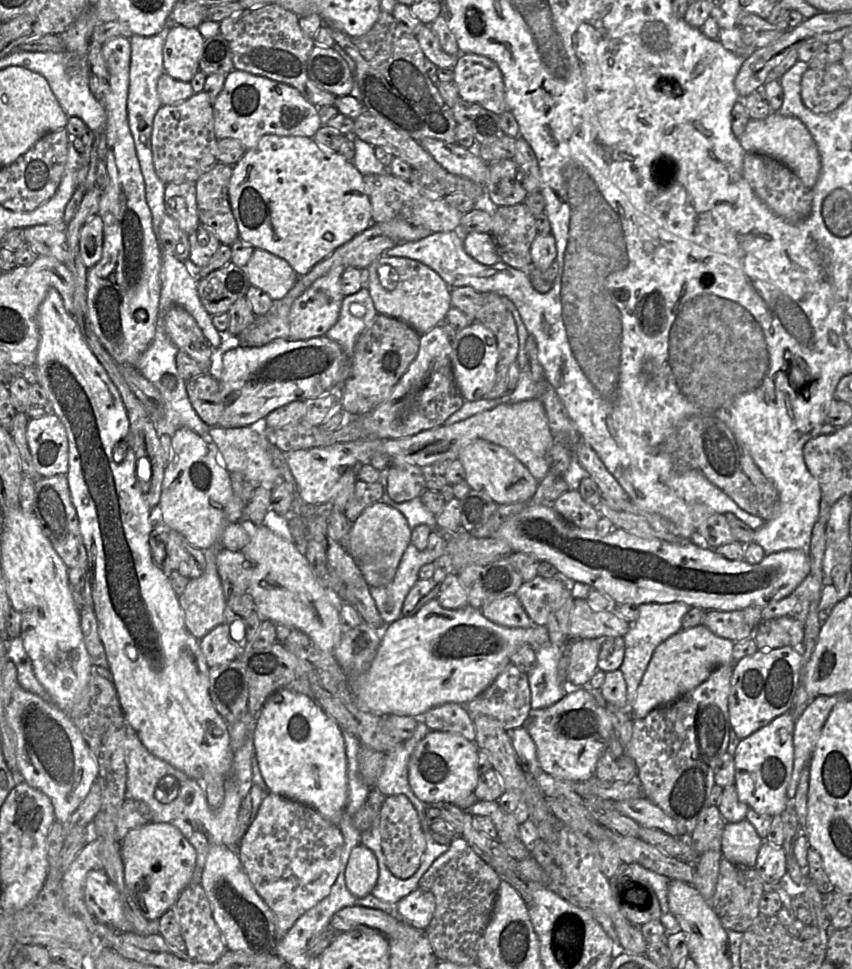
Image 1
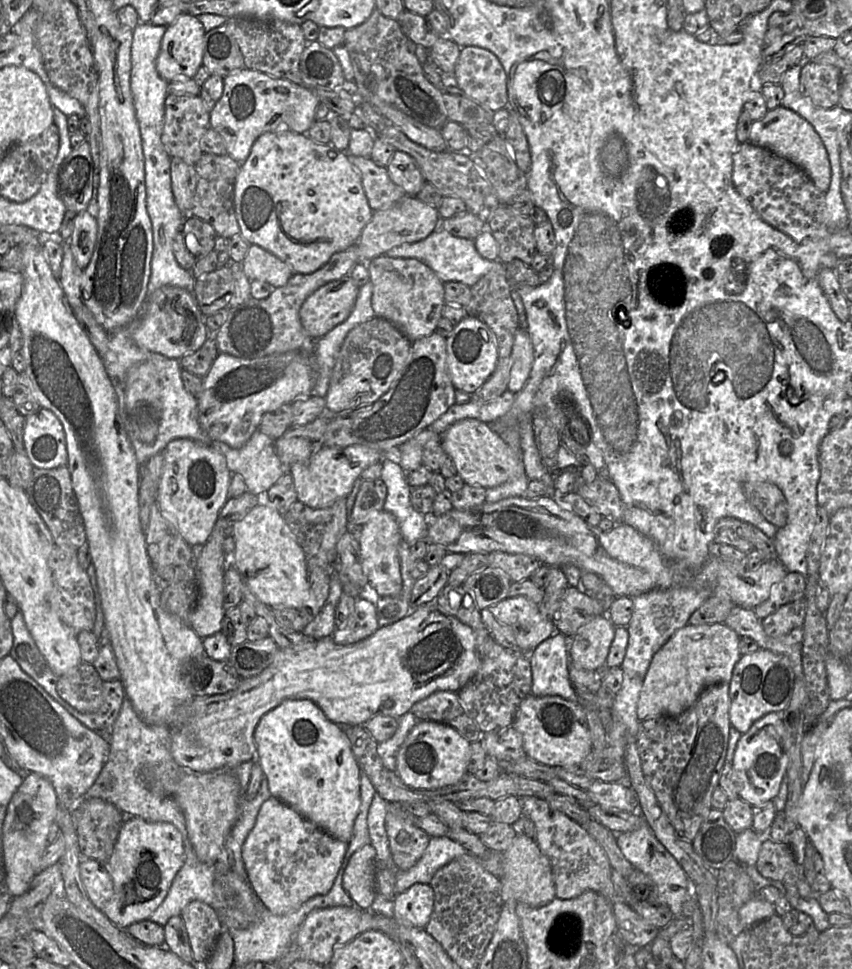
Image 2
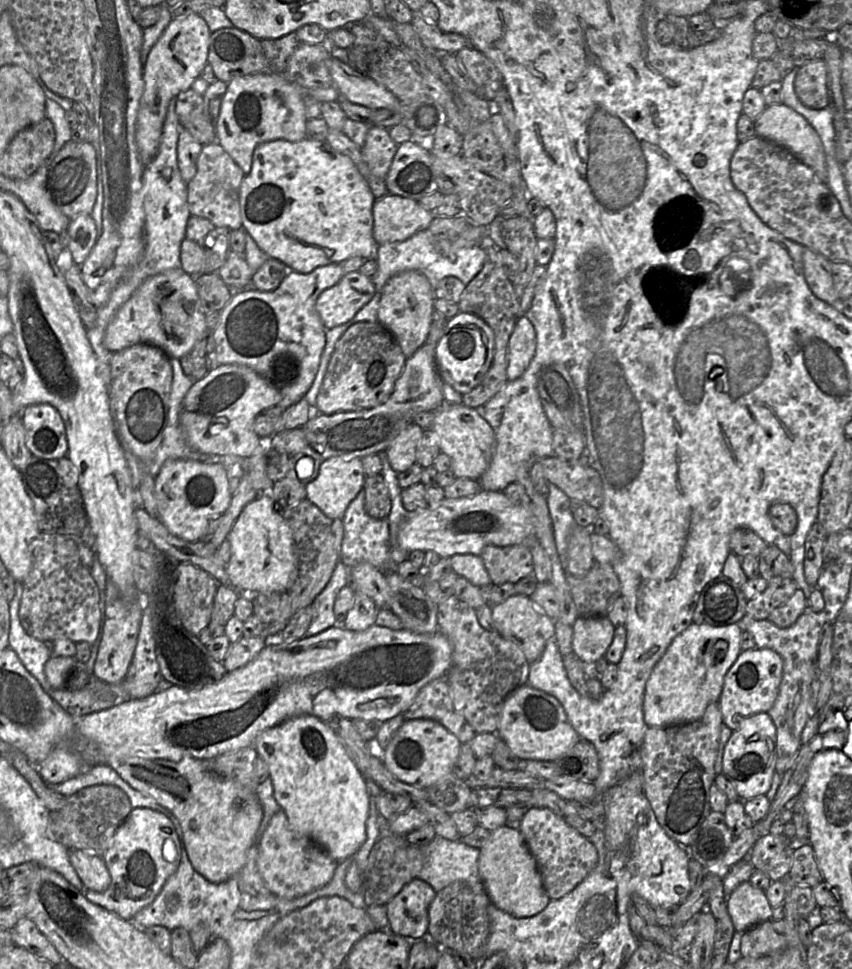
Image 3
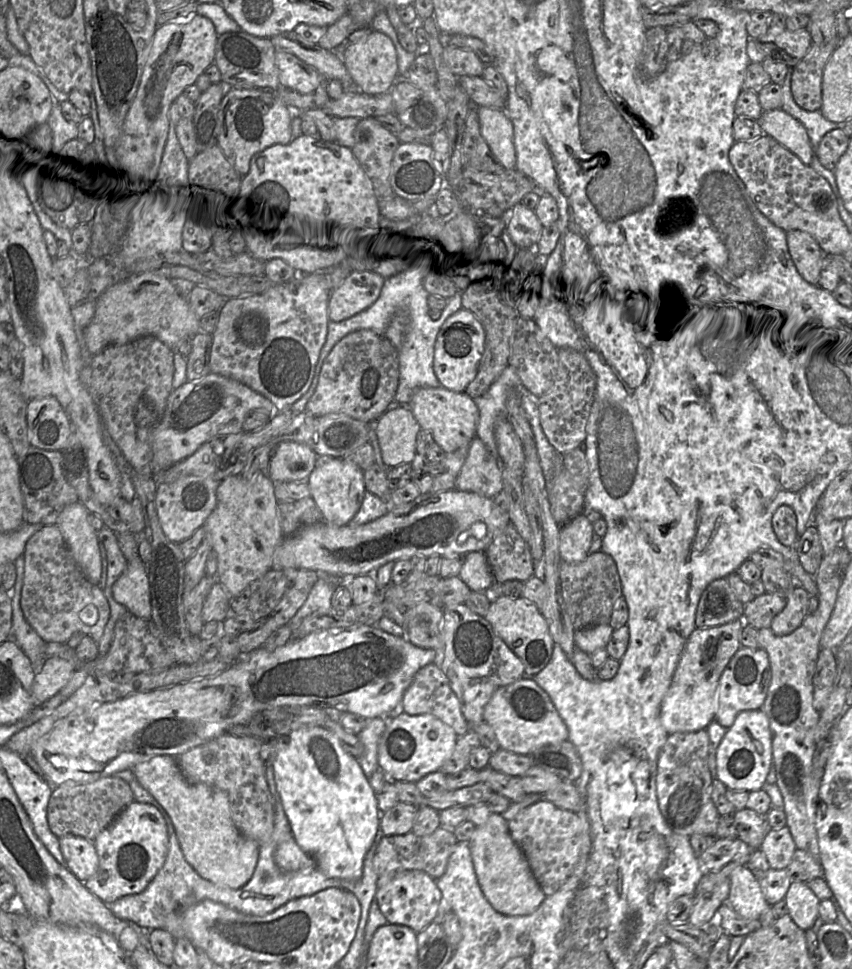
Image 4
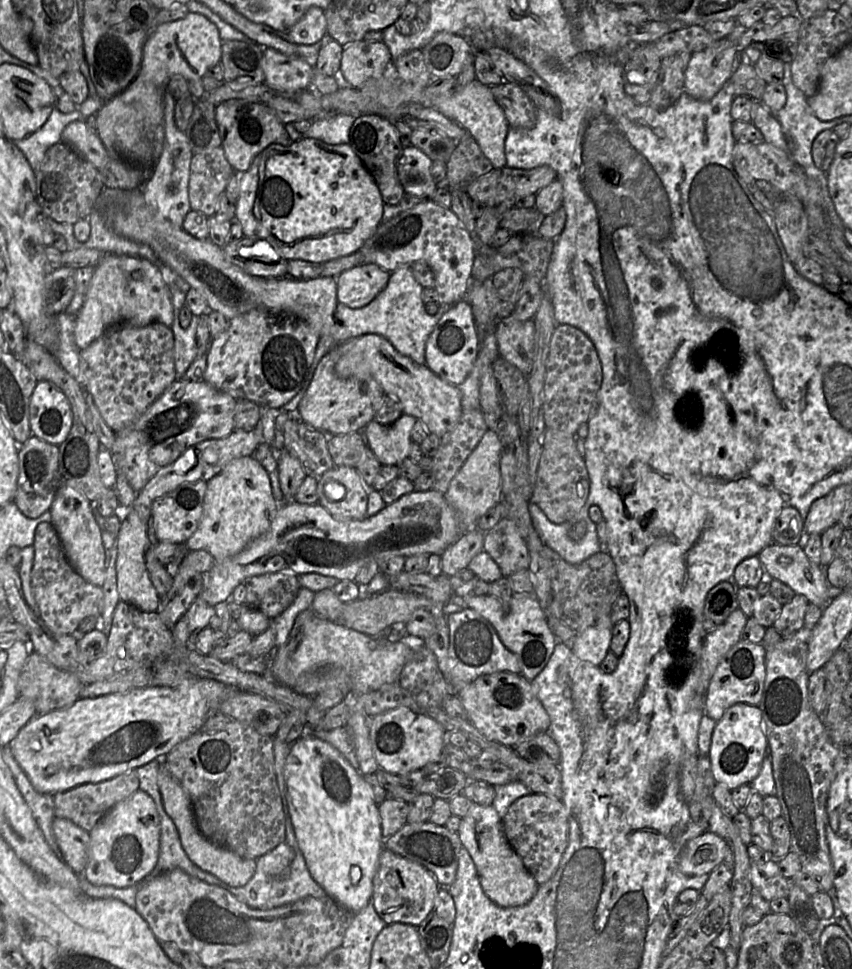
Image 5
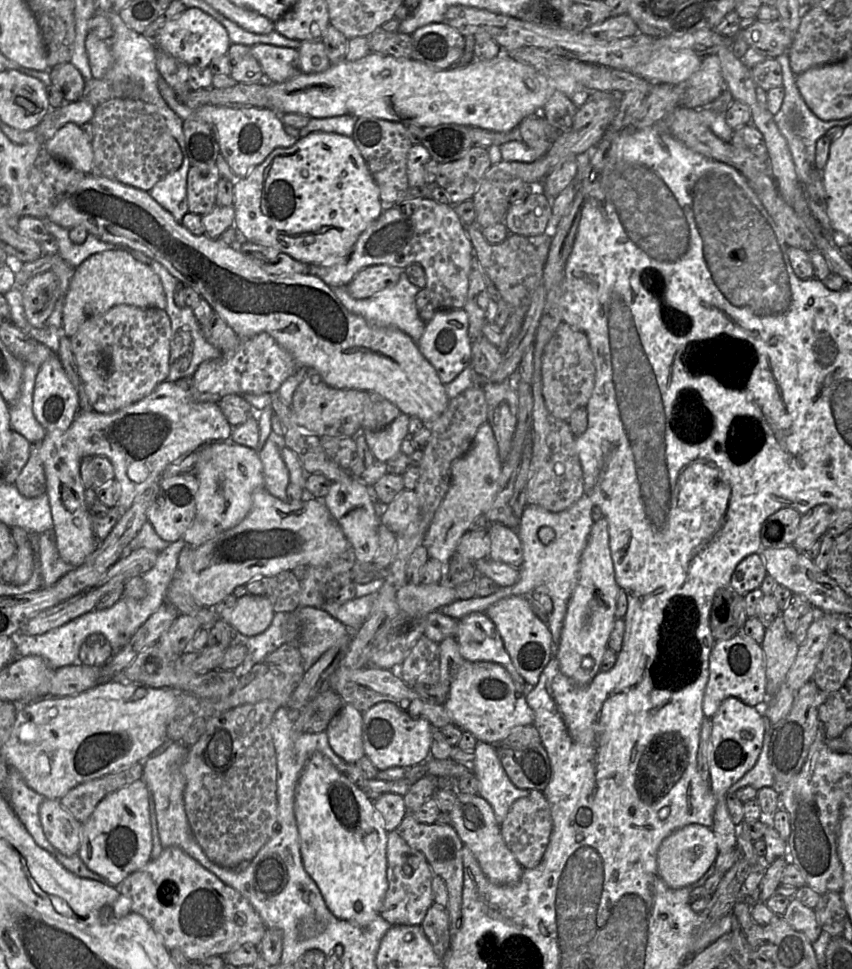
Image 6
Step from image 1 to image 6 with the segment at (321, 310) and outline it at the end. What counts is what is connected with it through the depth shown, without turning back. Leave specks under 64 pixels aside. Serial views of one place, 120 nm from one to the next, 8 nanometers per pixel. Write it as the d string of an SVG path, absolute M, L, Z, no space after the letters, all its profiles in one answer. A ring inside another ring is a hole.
M377 264L362 269L347 285L348 293L355 299L367 299L386 288L393 287L402 271L397 267Z

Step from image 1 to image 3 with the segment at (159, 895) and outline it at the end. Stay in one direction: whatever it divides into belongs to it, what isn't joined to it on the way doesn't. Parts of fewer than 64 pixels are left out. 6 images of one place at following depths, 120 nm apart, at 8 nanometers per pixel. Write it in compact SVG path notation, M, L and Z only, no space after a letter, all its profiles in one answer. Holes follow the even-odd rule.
M132 808L102 858L111 882L104 892L84 889L84 895L92 903L120 918L133 921L136 913L154 901L166 880L177 870L181 858L180 841L167 816L149 808Z

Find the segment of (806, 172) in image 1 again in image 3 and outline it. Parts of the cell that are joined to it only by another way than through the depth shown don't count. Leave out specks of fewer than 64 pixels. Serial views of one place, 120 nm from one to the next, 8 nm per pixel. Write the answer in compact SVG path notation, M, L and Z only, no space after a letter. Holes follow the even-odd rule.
M783 103L766 106L761 115L754 121L756 136L776 143L789 150L797 159L808 166L817 179L828 182L825 152L815 129L799 113Z

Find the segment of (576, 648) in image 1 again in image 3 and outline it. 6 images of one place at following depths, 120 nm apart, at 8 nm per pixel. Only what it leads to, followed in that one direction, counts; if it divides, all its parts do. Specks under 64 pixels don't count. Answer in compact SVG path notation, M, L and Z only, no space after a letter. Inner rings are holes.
M607 616L578 617L573 626L574 654L585 664L592 665L605 657L615 633Z

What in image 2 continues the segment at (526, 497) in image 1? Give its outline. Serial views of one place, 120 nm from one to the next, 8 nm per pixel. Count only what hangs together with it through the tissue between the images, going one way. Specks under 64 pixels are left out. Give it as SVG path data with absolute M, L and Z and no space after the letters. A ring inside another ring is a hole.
M467 418L457 421L441 435L444 452L453 459L457 474L465 484L486 489L499 486L524 472L521 457L496 433L488 423Z

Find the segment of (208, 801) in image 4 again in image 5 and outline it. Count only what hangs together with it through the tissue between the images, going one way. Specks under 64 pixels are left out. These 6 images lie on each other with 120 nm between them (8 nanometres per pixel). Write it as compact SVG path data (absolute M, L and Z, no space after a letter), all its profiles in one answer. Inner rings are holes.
M164 762L158 773L158 787L166 813L173 820L188 858L200 869L214 875L231 887L242 887L248 883L256 871L256 860L243 858L230 849L207 839L199 830L192 802L183 787L168 772Z

